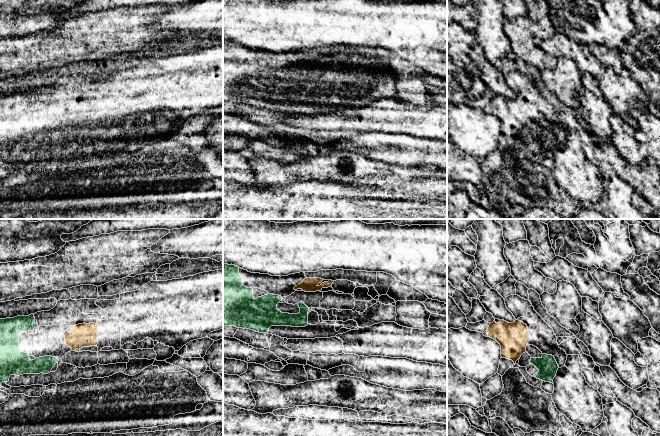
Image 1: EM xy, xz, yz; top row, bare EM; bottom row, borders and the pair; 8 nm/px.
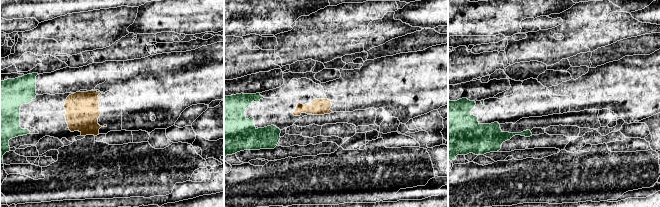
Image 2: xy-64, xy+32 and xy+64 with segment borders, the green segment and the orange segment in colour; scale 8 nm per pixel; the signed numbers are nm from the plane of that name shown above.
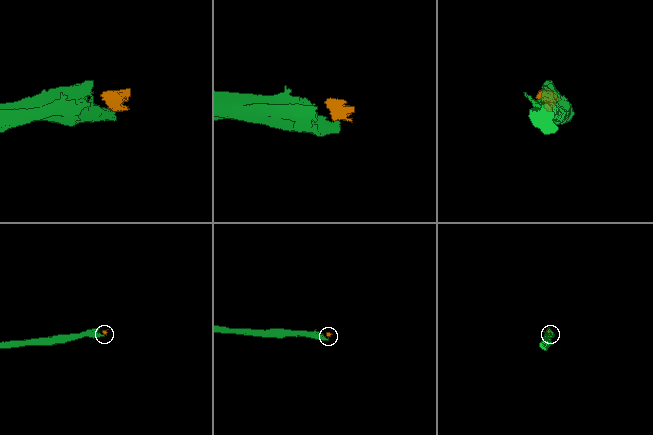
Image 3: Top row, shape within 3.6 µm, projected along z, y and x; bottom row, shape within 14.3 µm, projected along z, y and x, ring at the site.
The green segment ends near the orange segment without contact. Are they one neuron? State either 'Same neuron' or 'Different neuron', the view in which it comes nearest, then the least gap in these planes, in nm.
Same neuron. Closest in yz. Distance 70 nm

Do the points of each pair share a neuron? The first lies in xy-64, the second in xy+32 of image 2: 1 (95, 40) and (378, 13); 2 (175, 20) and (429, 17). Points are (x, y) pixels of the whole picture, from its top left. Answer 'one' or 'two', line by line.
1: one
2: one

